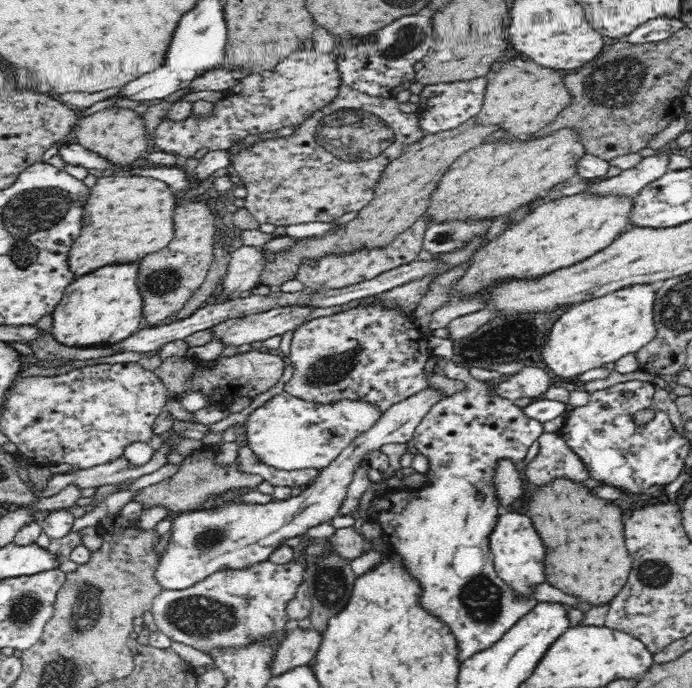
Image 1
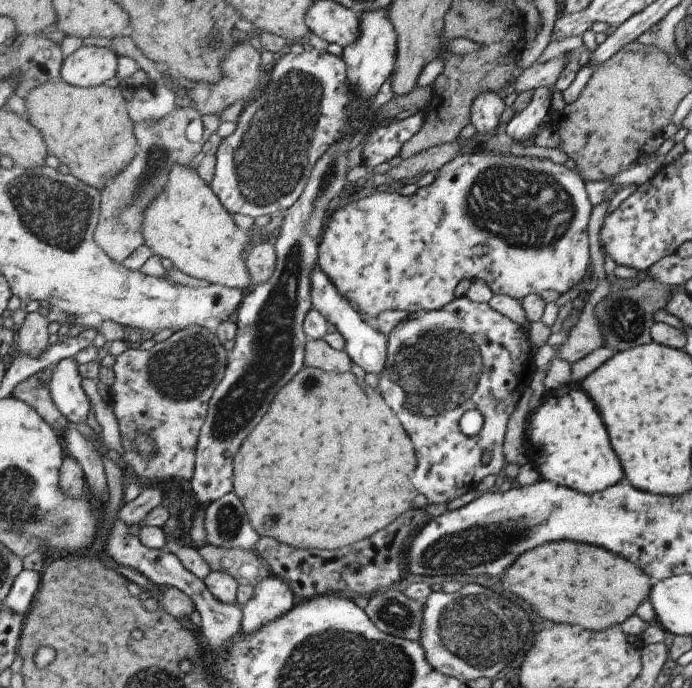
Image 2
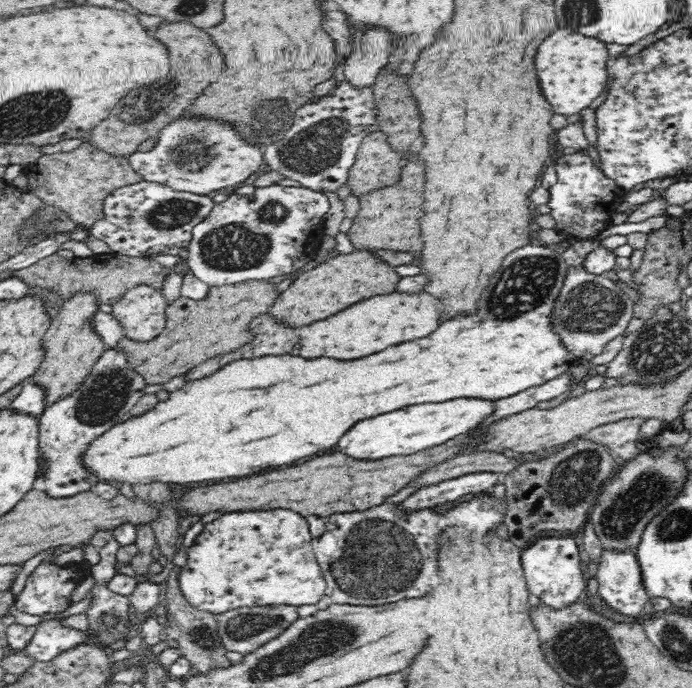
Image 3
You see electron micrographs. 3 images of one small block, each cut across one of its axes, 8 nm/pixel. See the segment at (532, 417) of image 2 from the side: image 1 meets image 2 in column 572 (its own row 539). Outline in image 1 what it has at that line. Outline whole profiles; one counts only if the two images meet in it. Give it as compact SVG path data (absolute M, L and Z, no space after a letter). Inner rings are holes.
M430 335L428 337L428 346L432 351L432 354L439 355L446 358L447 363L443 366L443 373L448 378L461 379L463 382L463 387L460 392L456 392L454 396L450 398L440 399L438 402L431 406L430 412L426 413L426 416L421 420L420 424L416 427L414 431L412 441L413 445L416 447L418 452L426 456L430 461L430 466L428 472L428 483L419 488L414 488L414 491L409 492L407 488L400 491L384 492L383 495L376 496L369 502L367 509L367 519L374 520L378 522L382 529L386 530L388 533L388 538L393 544L392 549L397 556L397 562L400 562L400 566L406 570L408 576L412 576L412 580L416 580L415 584L418 584L420 588L420 596L418 596L418 604L428 612L428 614L434 614L434 618L442 624L448 626L448 632L454 636L456 640L456 646L458 646L458 662L467 662L468 659L476 655L477 652L482 652L487 648L490 648L493 644L496 644L498 640L502 638L502 635L506 634L506 631L510 630L520 620L524 618L530 610L534 610L538 606L539 602L534 599L534 597L524 597L522 593L514 591L512 585L508 585L500 575L498 571L494 568L493 556L489 549L488 535L494 528L495 522L497 521L497 516L499 515L501 508L497 501L497 496L495 495L494 483L492 480L492 473L498 462L501 460L512 460L515 464L522 461L526 453L531 446L531 444L544 432L544 423L538 422L532 418L528 418L522 414L522 408L515 405L508 398L500 396L496 398L486 382L483 380L478 380L469 374L468 369L456 365L451 358L453 357L453 342L450 338L438 338L438 336Z

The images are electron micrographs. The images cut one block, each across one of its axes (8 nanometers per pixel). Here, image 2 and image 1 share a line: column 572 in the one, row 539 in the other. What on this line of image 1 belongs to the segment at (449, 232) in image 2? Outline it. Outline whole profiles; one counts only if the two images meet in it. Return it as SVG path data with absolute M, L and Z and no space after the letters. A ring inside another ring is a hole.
M424 388L424 391L394 404L368 430L359 434L337 460L323 468L314 484L302 492L295 492L288 500L256 504L236 498L206 510L181 511L171 520L170 538L155 564L154 578L159 586L168 591L184 590L222 570L248 570L268 561L272 552L284 546L288 538L306 534L310 528L336 518L353 470L366 454L386 443L411 442L418 424L440 399L437 392Z

